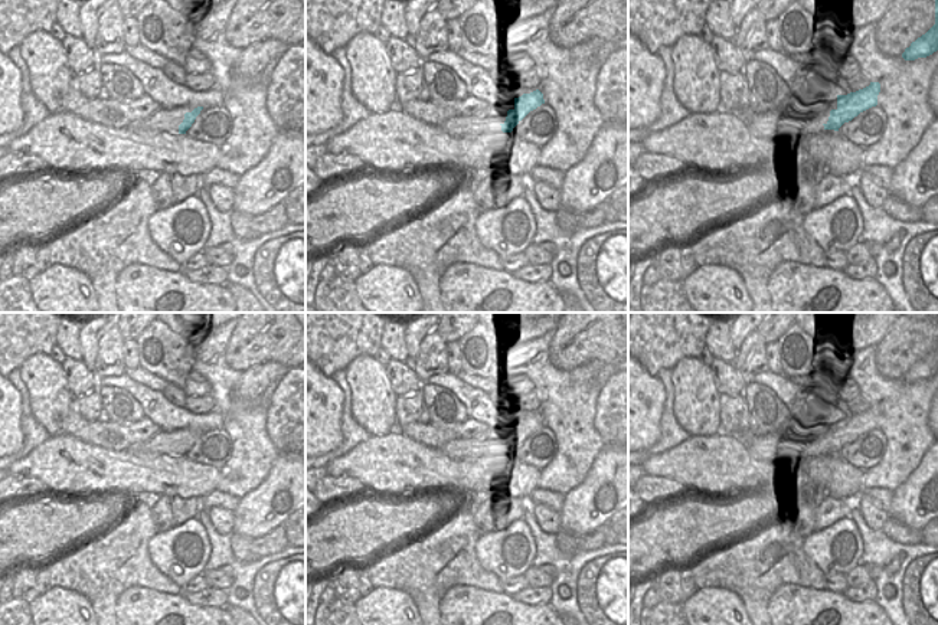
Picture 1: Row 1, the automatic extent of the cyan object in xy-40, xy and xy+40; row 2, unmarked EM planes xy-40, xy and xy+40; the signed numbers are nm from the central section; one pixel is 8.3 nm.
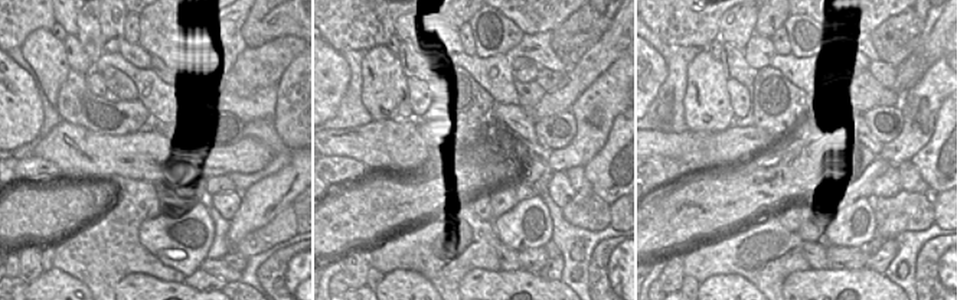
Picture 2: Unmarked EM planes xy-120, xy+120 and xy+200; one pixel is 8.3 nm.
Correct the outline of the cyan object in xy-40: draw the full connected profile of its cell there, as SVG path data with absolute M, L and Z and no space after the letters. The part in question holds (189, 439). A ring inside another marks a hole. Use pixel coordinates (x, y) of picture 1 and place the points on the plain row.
M174 429L157 432L147 441L131 445L125 451L150 452L153 455L186 457L203 429Z

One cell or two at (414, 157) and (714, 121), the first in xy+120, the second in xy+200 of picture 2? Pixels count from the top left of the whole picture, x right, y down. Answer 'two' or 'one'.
two

